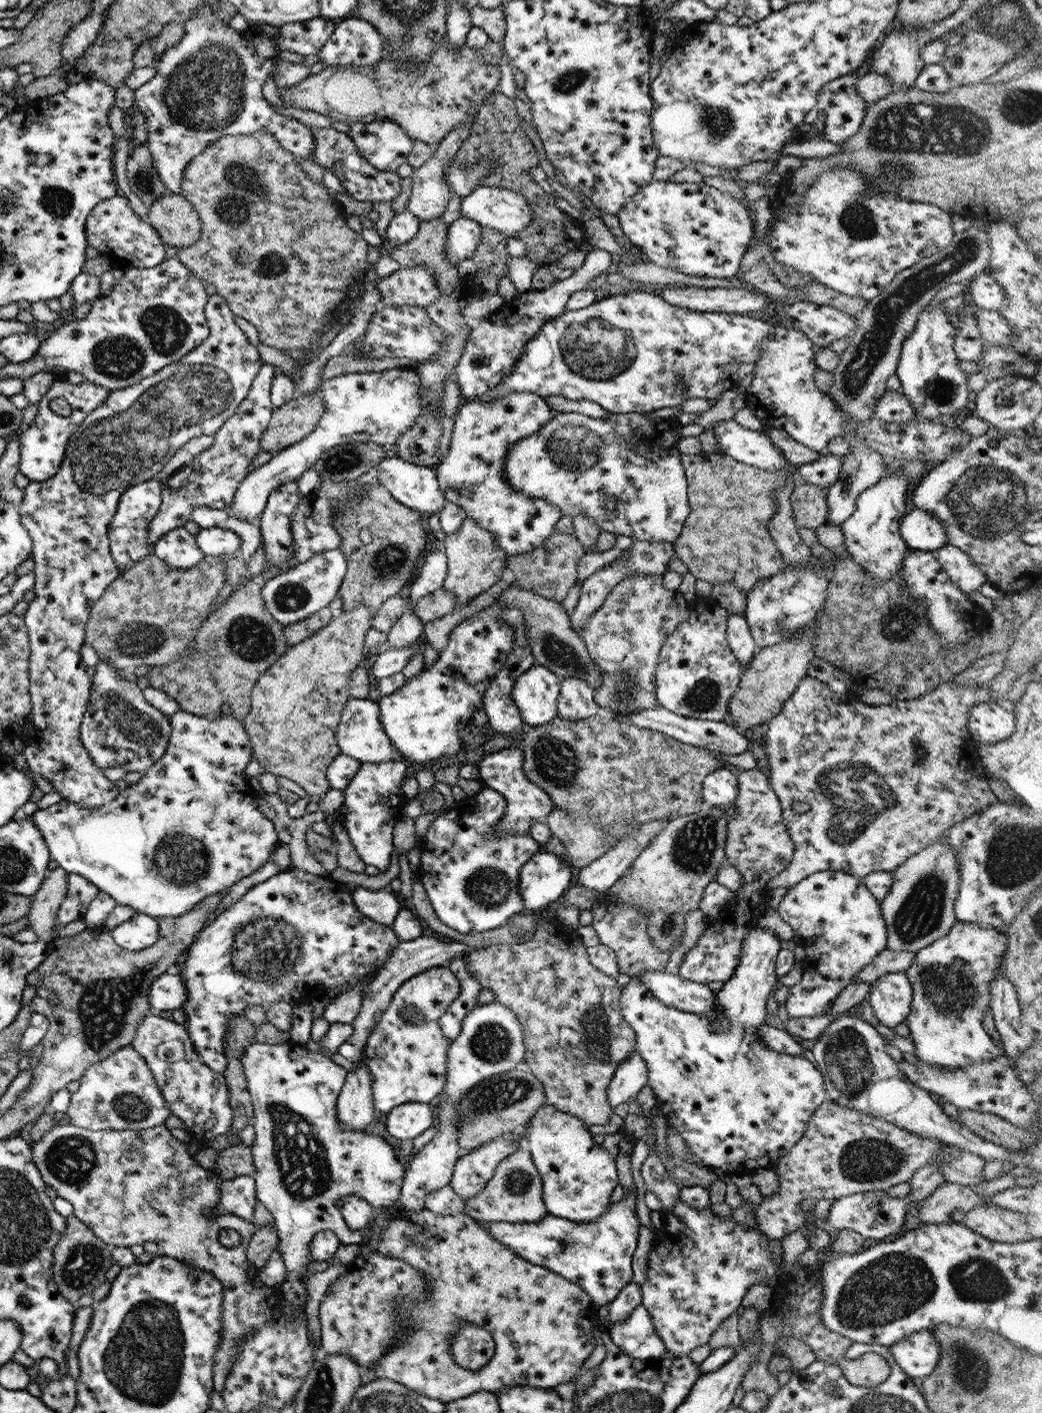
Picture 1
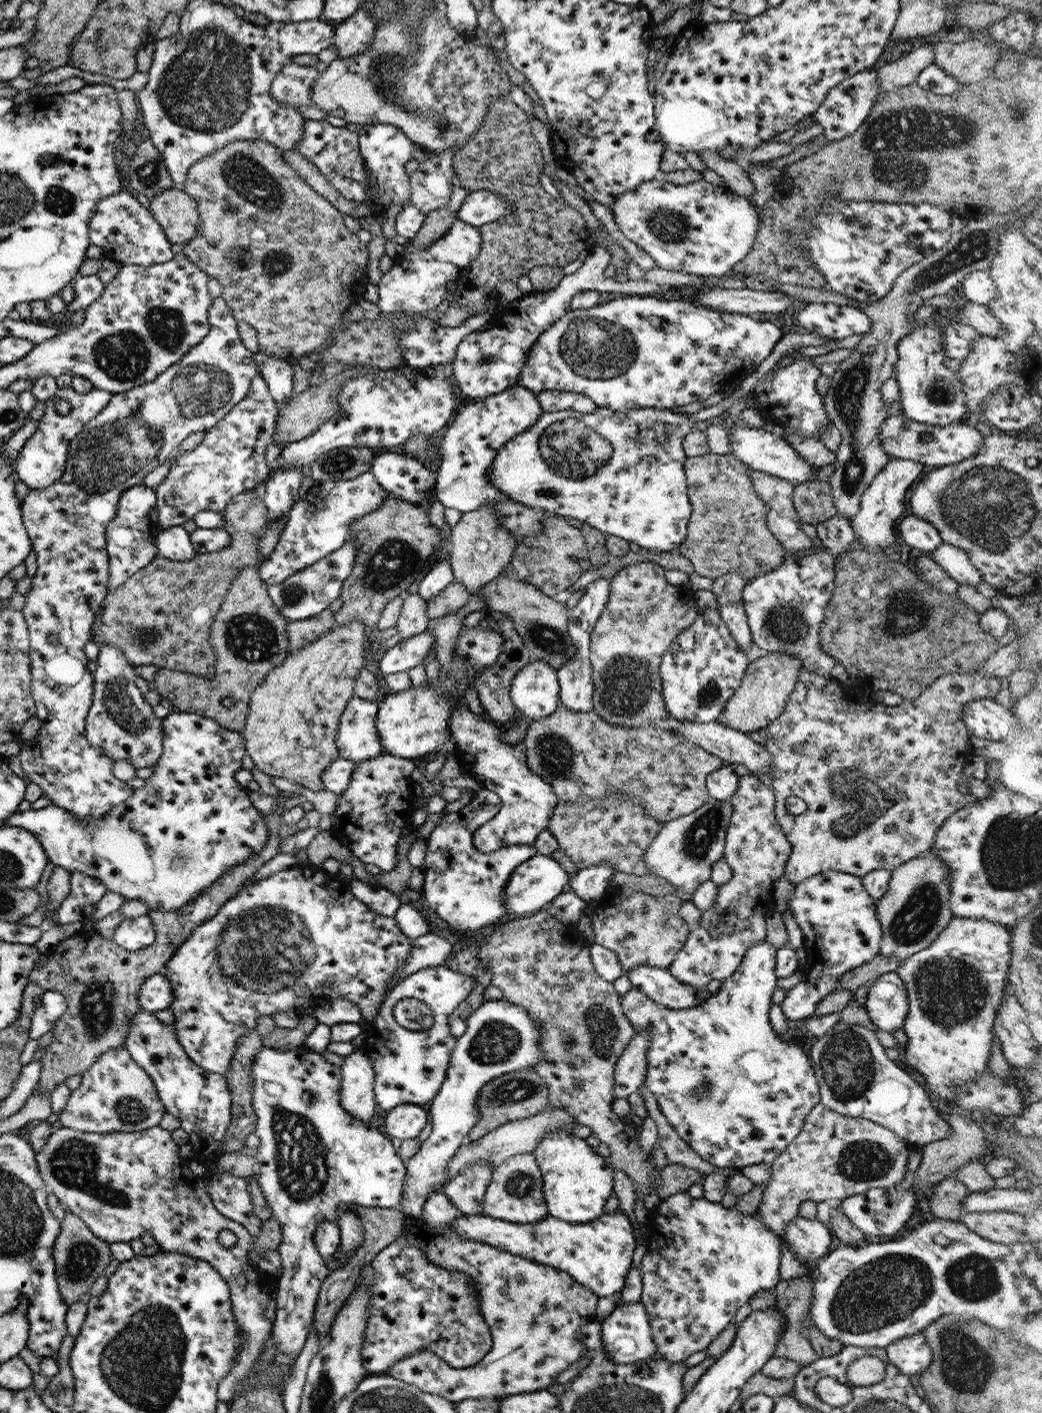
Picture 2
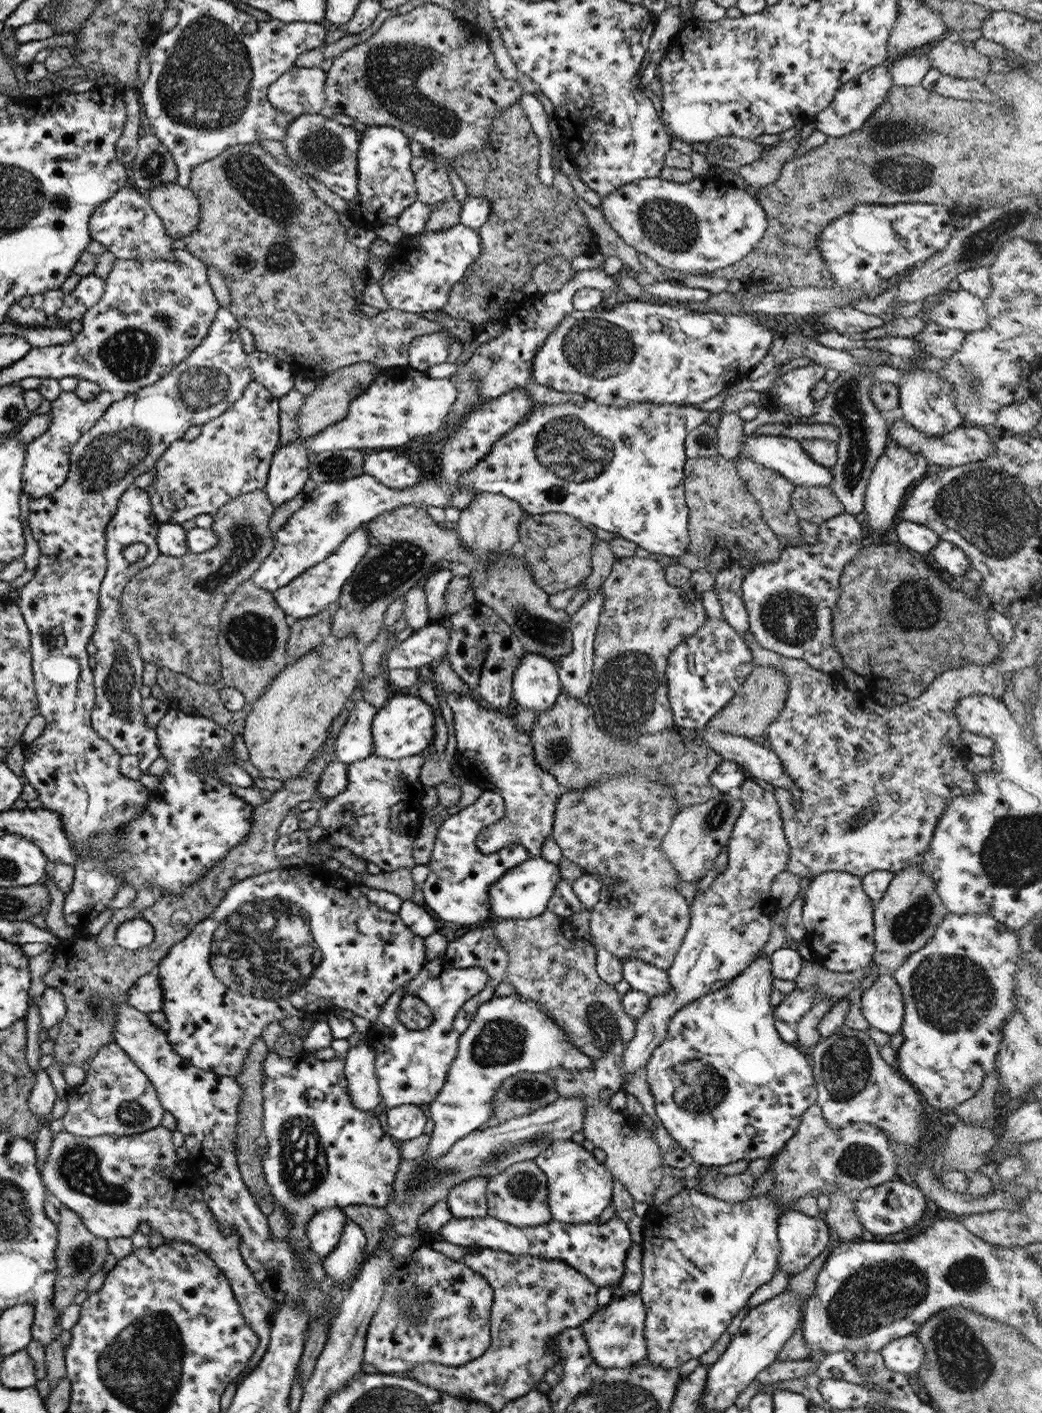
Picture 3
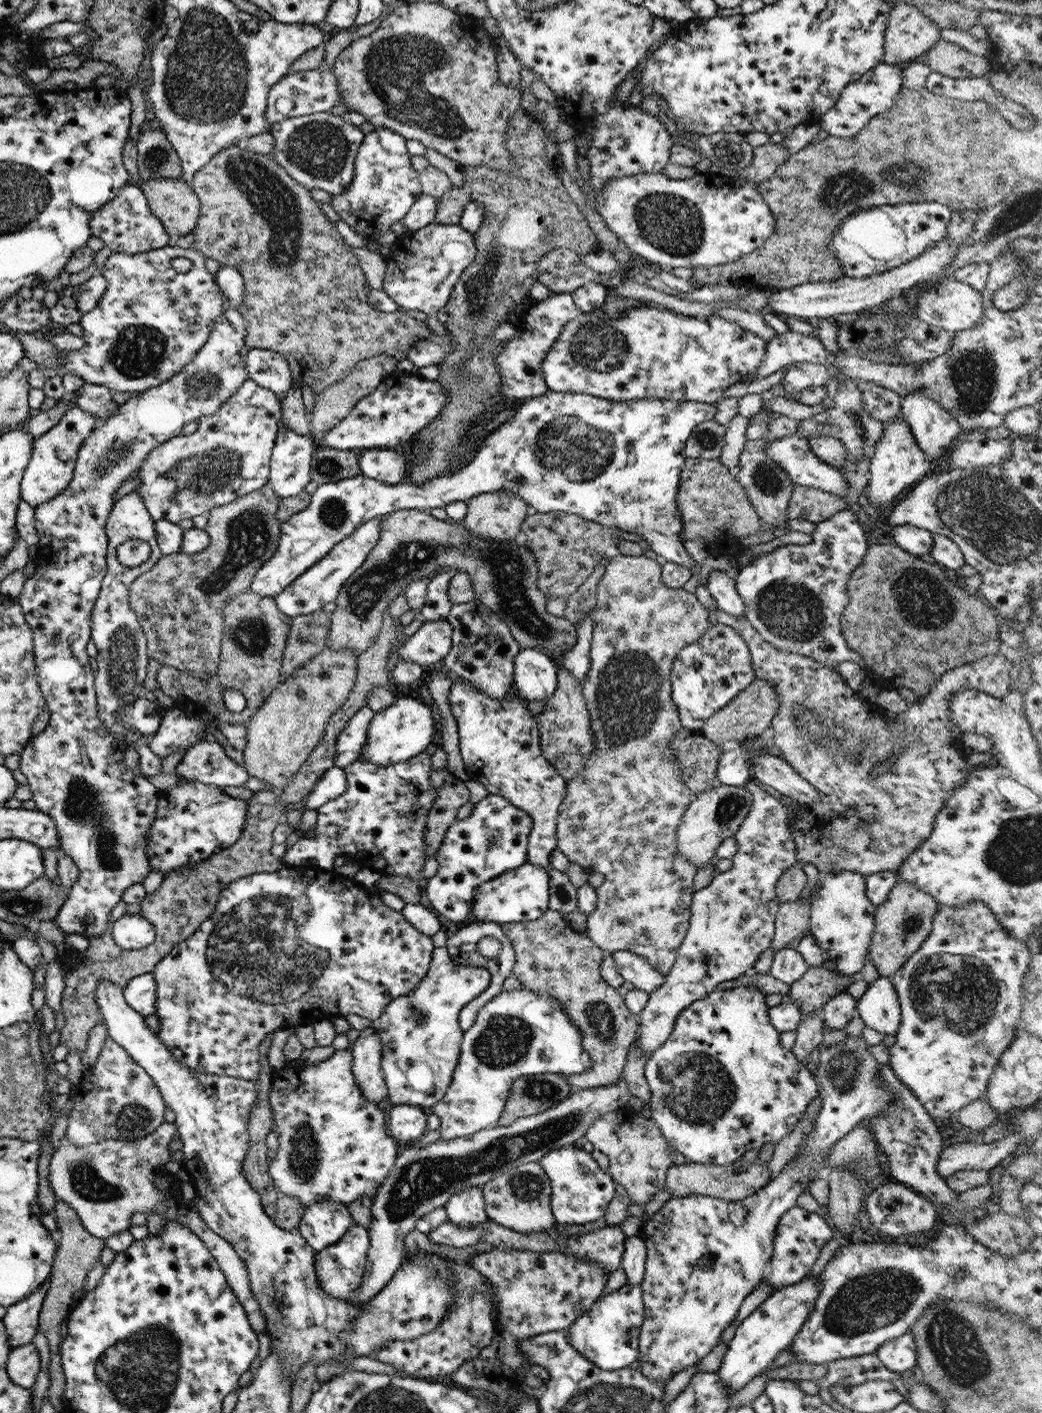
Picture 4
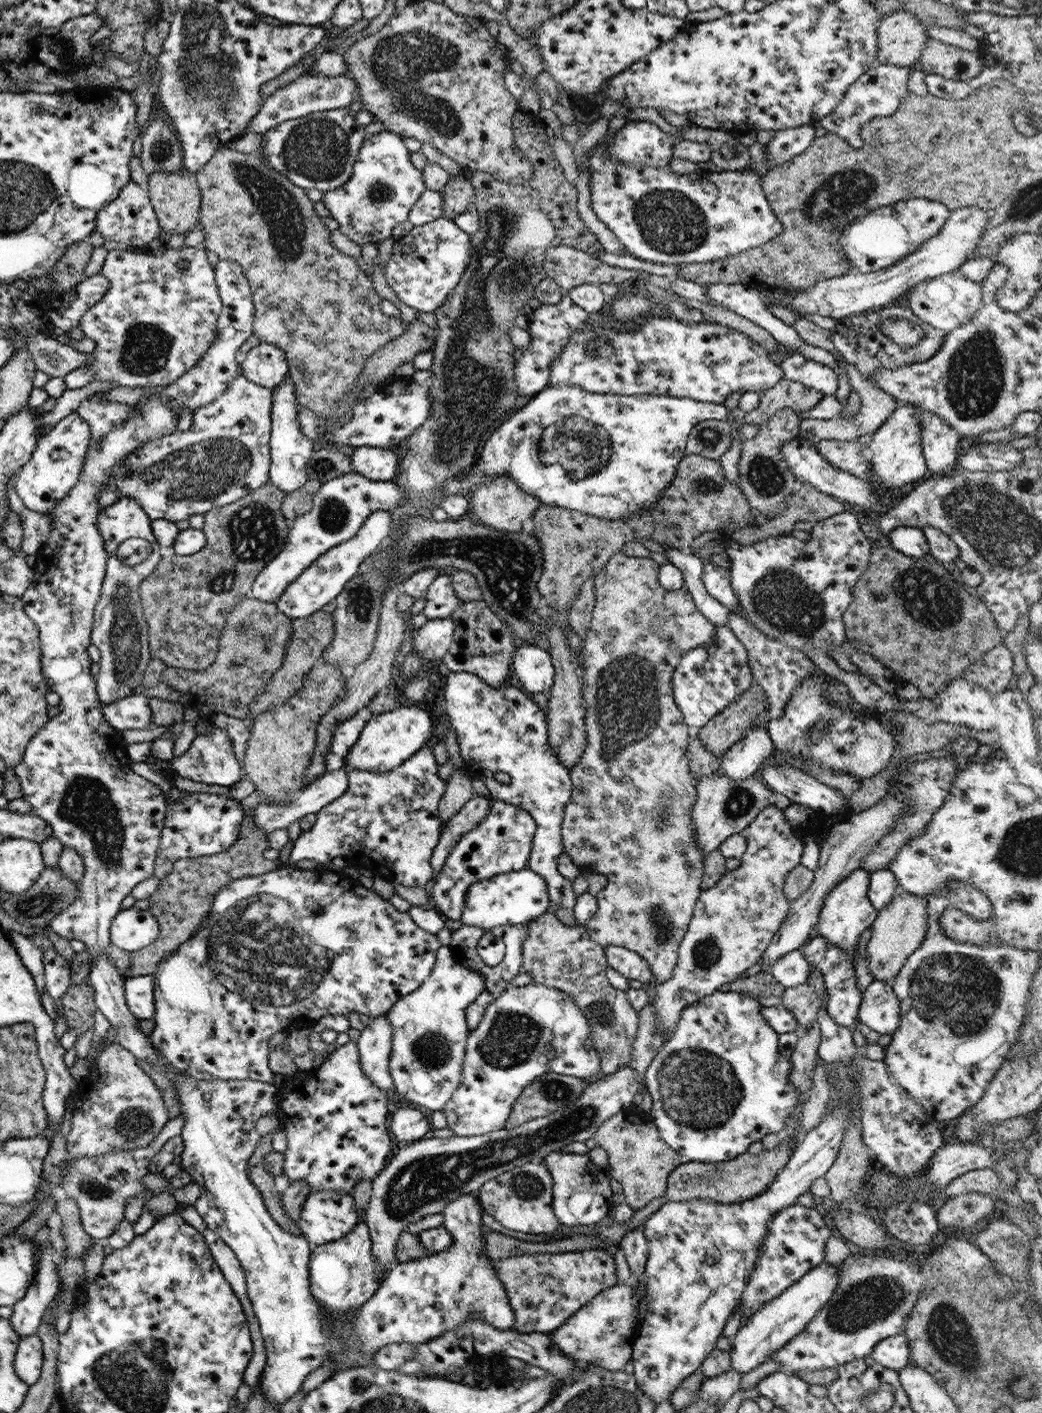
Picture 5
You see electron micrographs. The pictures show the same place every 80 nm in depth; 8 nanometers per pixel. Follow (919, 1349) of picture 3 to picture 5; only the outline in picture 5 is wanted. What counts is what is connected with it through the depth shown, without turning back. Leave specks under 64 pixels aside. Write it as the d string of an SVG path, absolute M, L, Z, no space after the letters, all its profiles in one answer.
M902 1333L880 1340L869 1354L881 1366L899 1372L909 1360L908 1340Z

